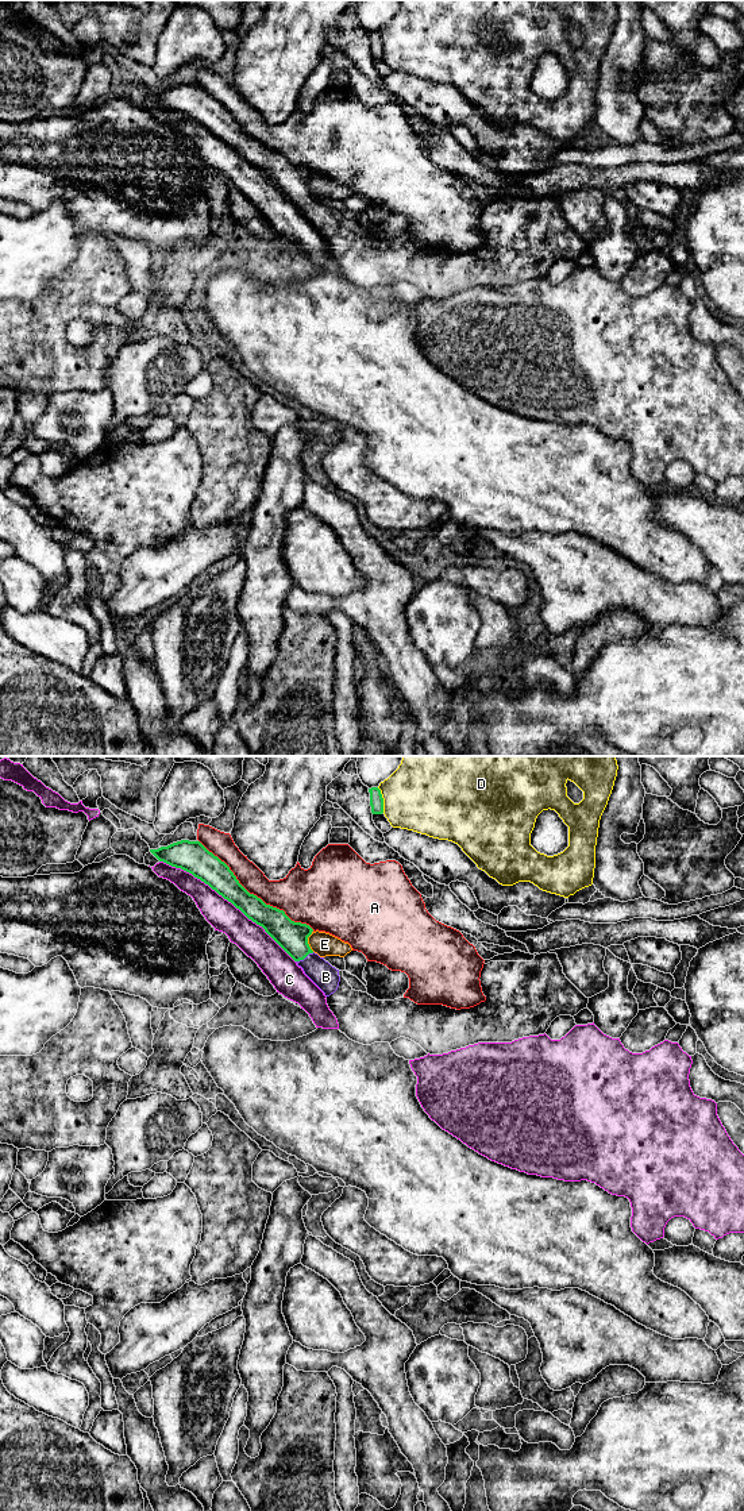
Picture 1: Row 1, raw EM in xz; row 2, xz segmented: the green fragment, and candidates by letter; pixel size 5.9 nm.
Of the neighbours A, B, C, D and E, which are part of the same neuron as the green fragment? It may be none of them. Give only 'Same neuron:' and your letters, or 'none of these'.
Same neuron: B

